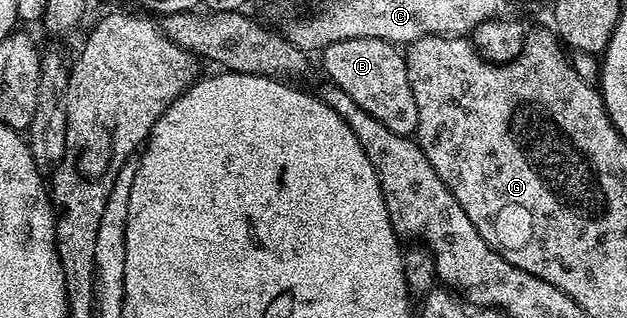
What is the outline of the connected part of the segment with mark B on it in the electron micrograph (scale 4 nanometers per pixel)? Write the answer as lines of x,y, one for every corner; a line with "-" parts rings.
348,38
322,49
320,59
330,75
329,83
344,90
360,110
368,110
376,122
384,122
396,134
413,137
417,133
416,98
412,98
412,86
408,86
406,57
395,45
380,38

